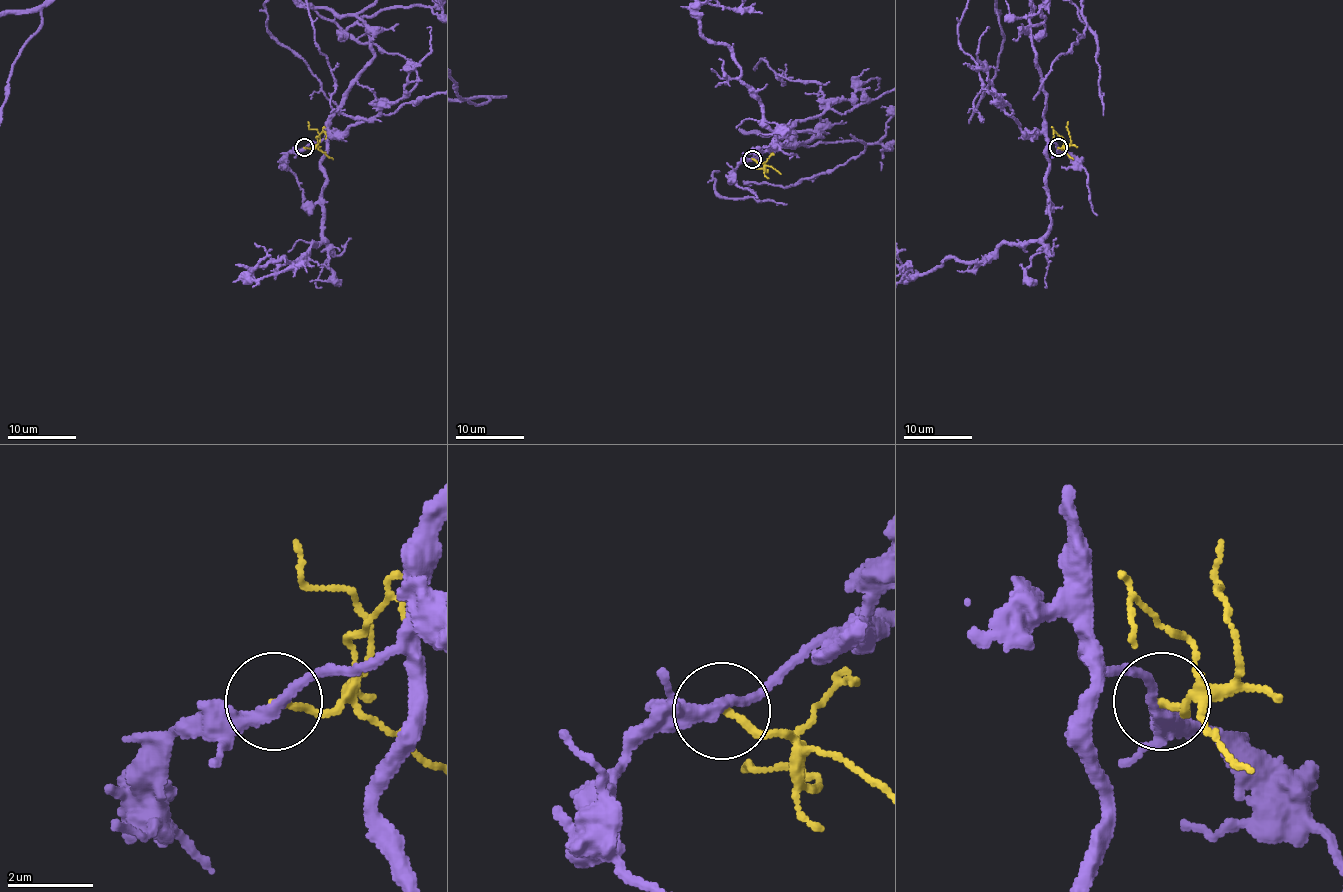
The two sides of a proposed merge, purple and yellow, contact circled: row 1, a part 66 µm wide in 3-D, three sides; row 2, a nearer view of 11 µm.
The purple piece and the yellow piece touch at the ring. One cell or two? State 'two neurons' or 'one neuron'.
two neurons

